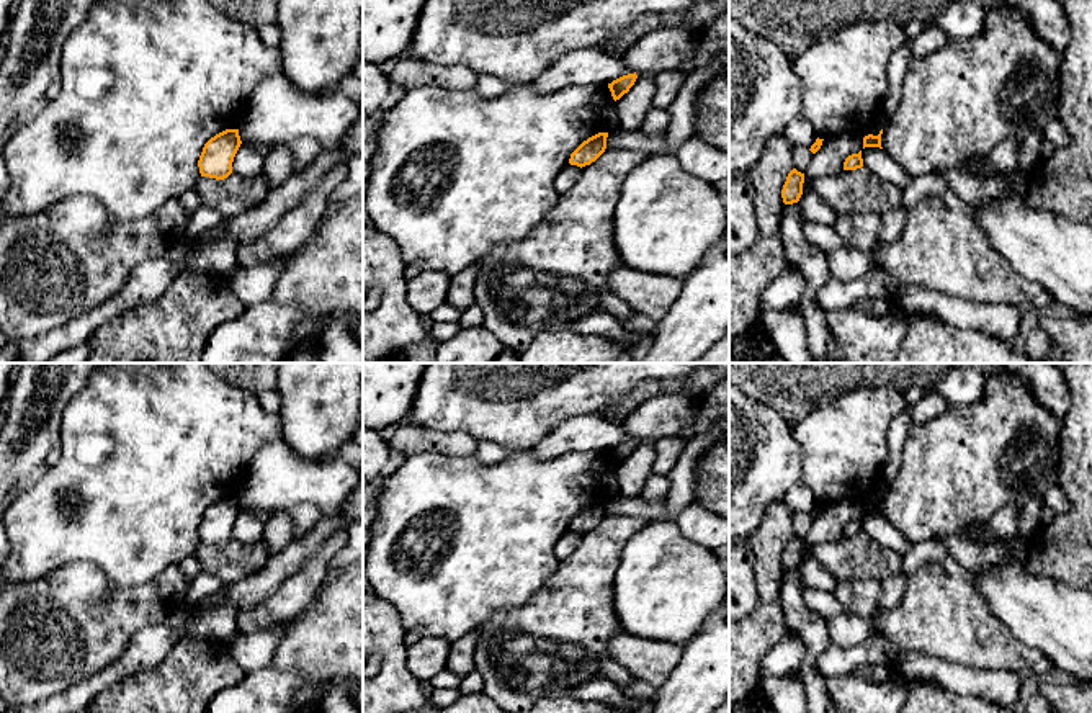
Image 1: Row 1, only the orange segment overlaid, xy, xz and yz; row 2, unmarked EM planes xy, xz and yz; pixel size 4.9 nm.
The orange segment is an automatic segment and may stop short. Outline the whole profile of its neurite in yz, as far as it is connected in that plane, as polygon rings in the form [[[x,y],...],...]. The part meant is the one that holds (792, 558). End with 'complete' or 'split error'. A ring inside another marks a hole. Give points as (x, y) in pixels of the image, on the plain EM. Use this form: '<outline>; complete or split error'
[[[793,535],[781,556],[781,564],[785,571],[798,569],[803,561],[804,540]]]; complete

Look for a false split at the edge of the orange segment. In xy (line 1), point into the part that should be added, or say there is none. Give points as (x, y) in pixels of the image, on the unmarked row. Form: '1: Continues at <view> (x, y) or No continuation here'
1: No continuation here

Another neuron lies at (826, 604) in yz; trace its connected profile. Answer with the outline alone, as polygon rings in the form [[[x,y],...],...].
[[[806,587],[803,599],[806,605],[819,613],[826,621],[844,610],[834,592]]]

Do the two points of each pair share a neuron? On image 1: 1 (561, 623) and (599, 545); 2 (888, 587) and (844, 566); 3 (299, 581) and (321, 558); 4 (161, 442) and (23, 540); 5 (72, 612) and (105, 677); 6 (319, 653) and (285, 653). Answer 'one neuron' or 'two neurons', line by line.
1: one neuron
2: two neurons
3: one neuron
4: one neuron
5: two neurons
6: one neuron

